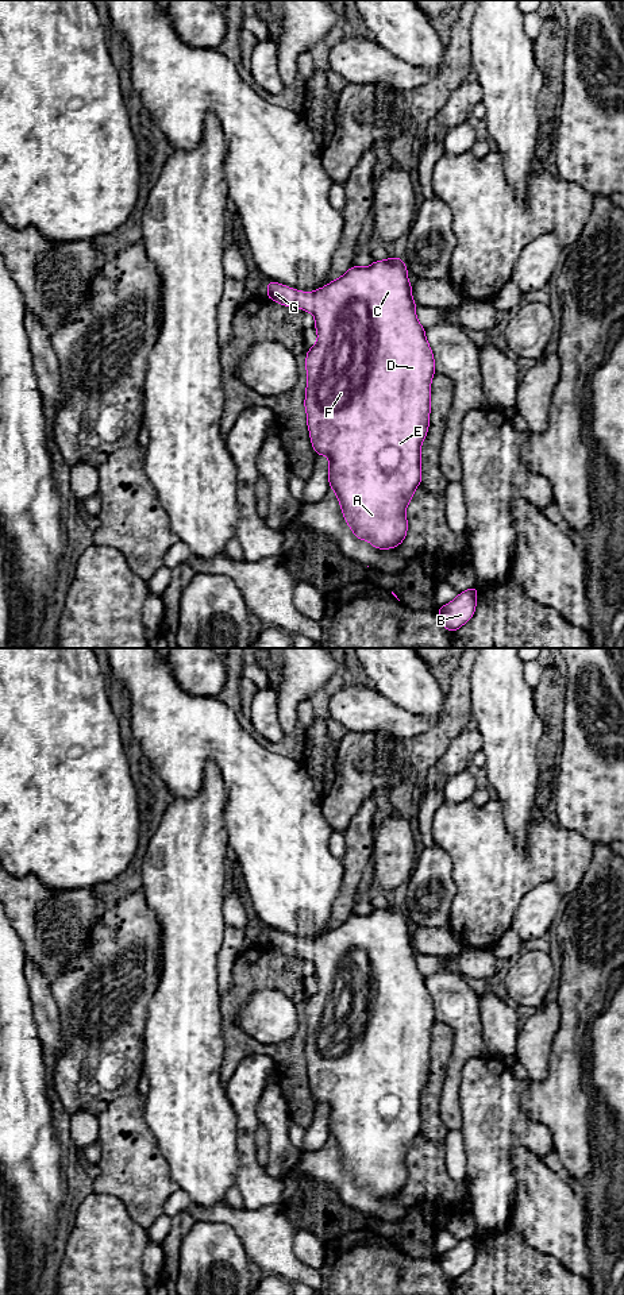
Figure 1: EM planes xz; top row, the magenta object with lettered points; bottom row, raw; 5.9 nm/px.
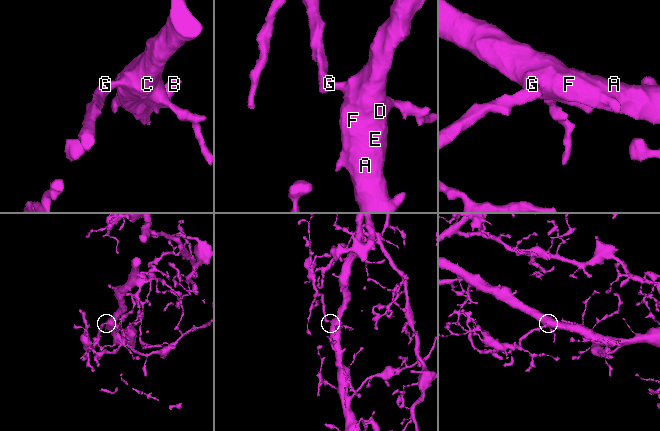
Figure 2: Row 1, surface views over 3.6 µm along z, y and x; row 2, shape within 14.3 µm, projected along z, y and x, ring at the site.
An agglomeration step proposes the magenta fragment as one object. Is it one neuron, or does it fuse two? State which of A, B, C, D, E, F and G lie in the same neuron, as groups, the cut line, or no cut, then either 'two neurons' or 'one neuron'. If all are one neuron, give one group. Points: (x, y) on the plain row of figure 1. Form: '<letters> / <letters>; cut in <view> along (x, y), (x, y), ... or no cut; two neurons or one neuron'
A B C D E F G; no cut; one neuron

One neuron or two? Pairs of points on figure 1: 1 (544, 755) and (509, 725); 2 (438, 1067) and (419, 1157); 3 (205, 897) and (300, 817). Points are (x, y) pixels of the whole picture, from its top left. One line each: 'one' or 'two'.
1: two
2: two
3: two

